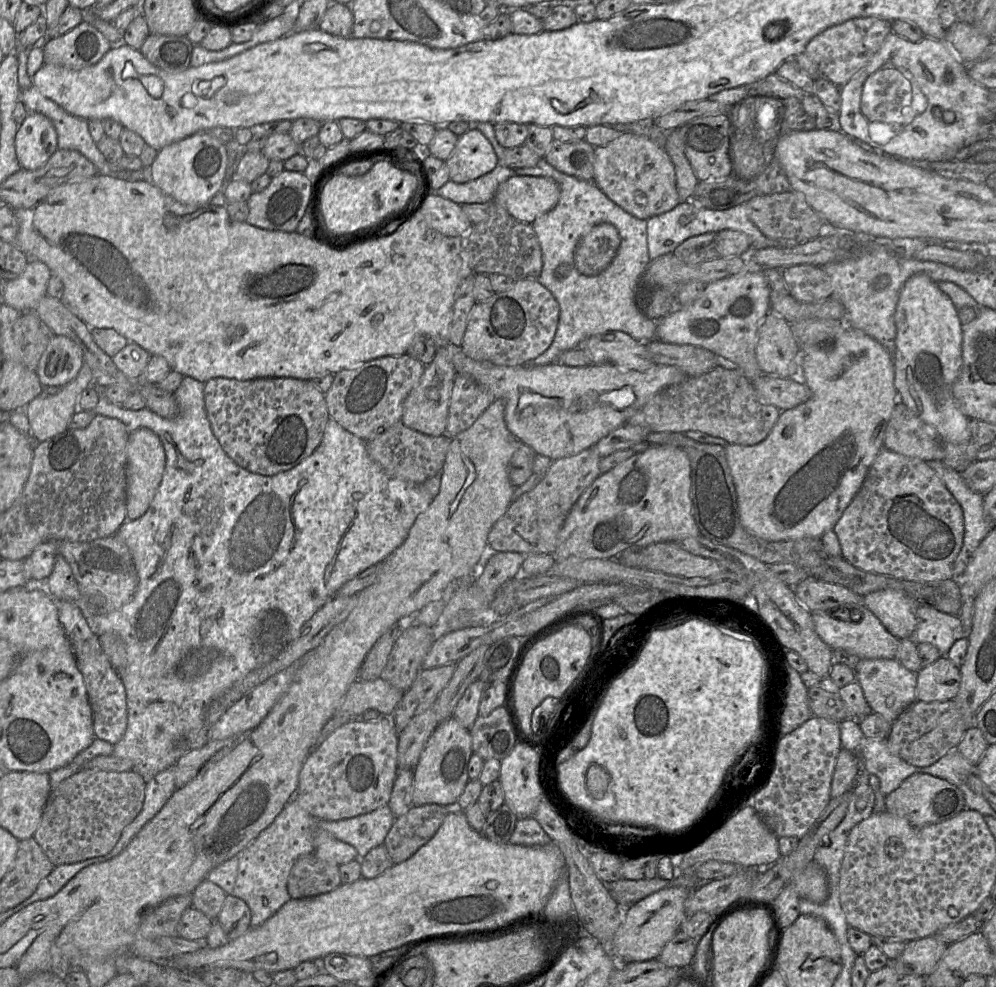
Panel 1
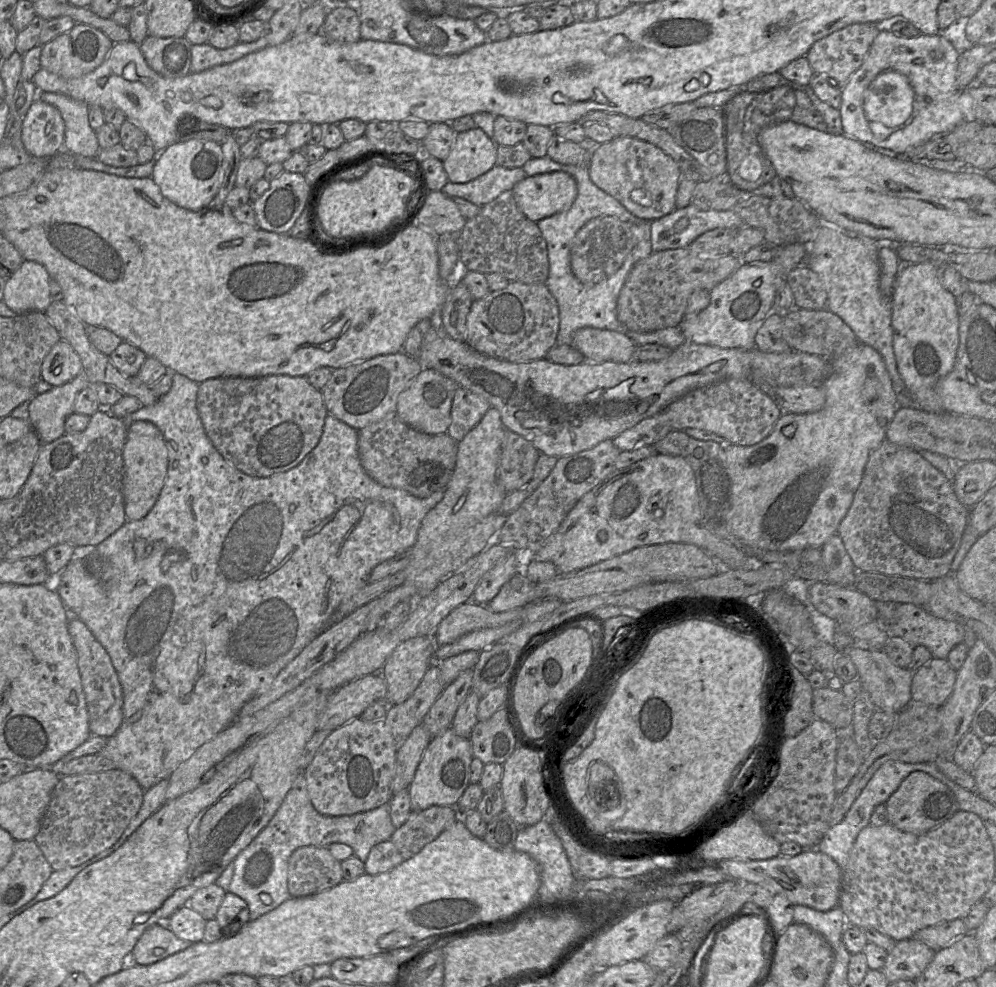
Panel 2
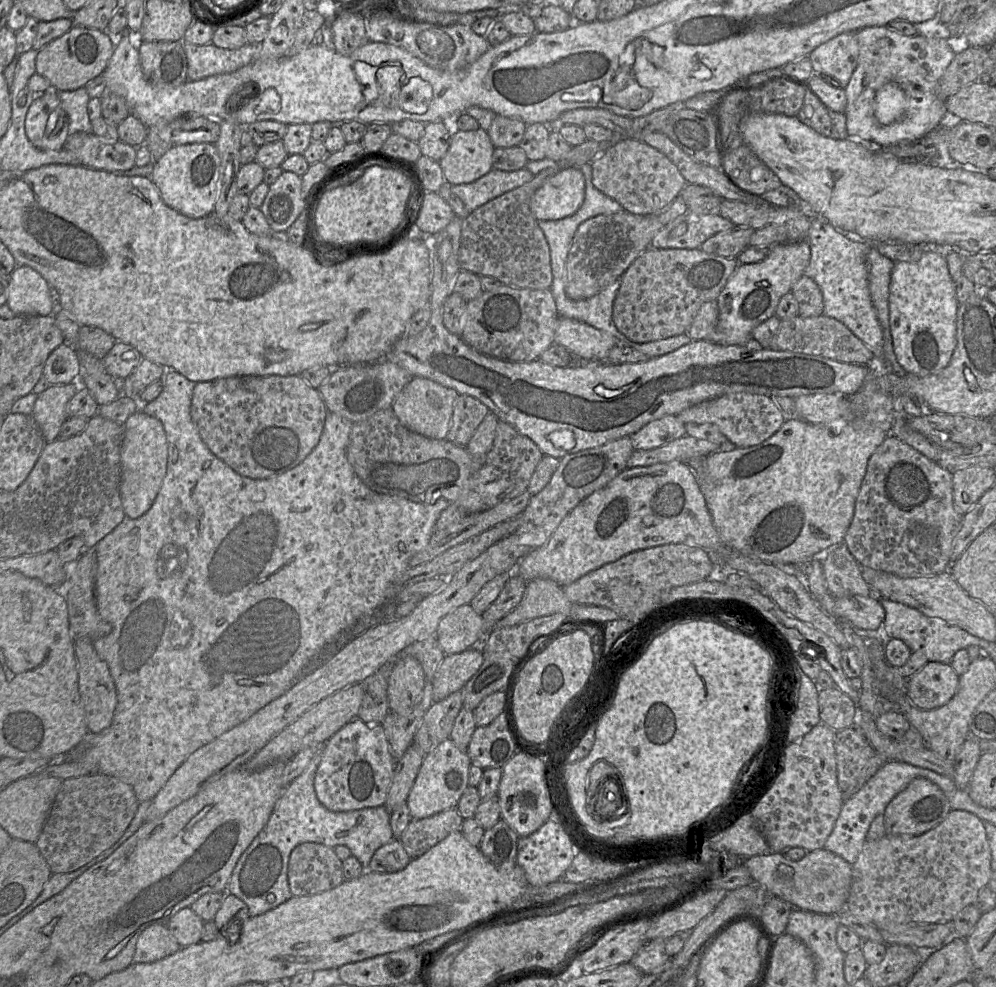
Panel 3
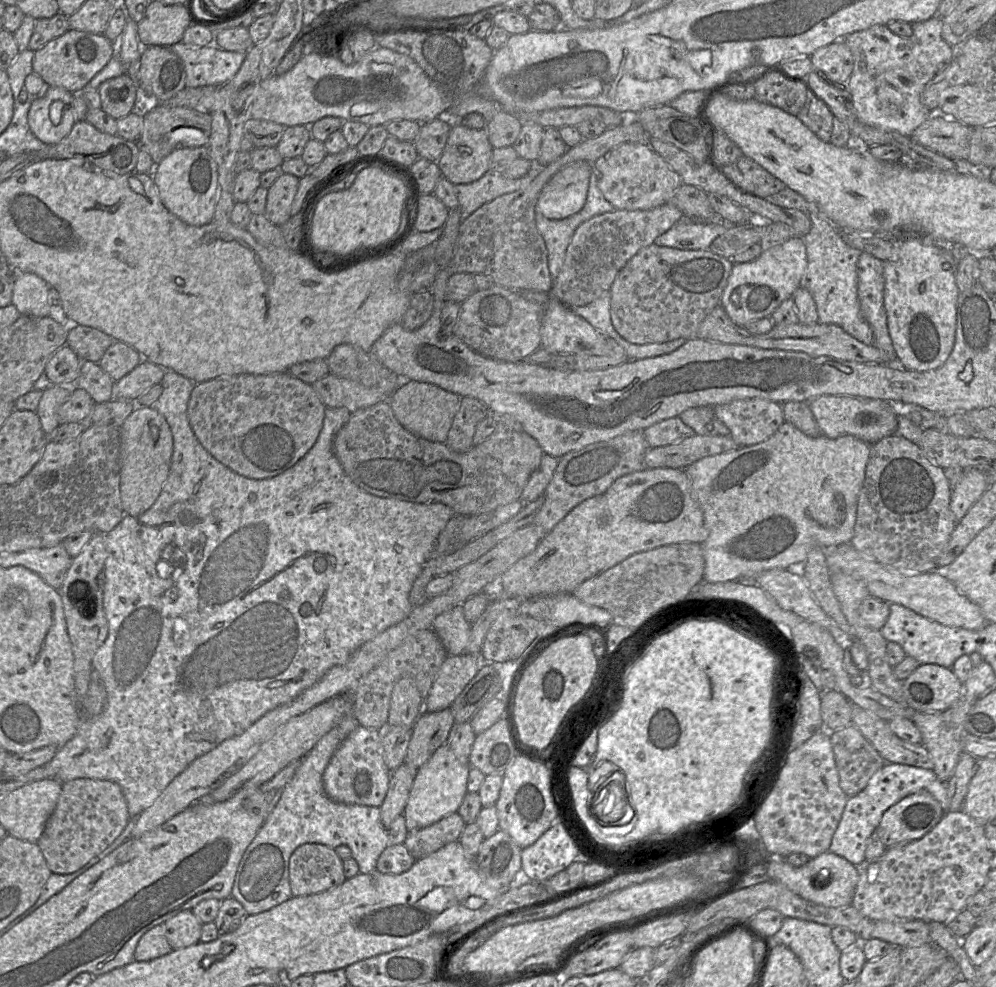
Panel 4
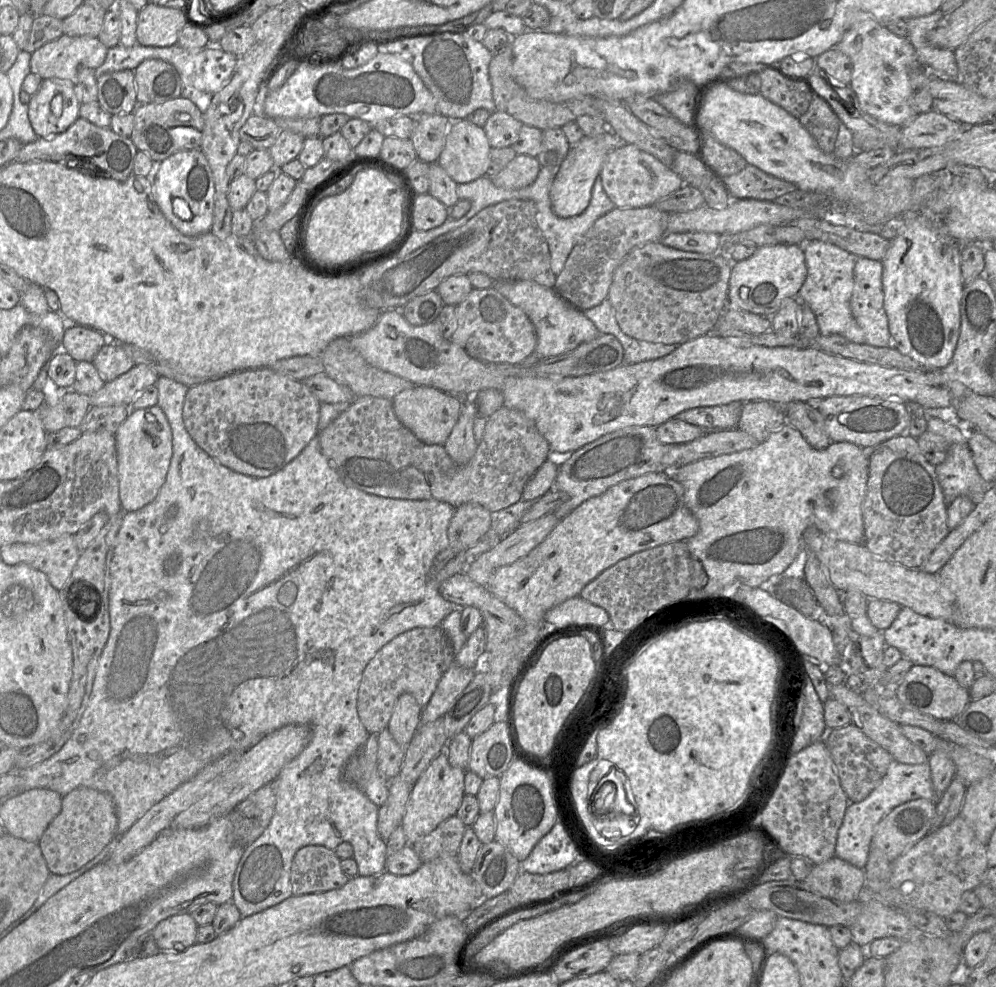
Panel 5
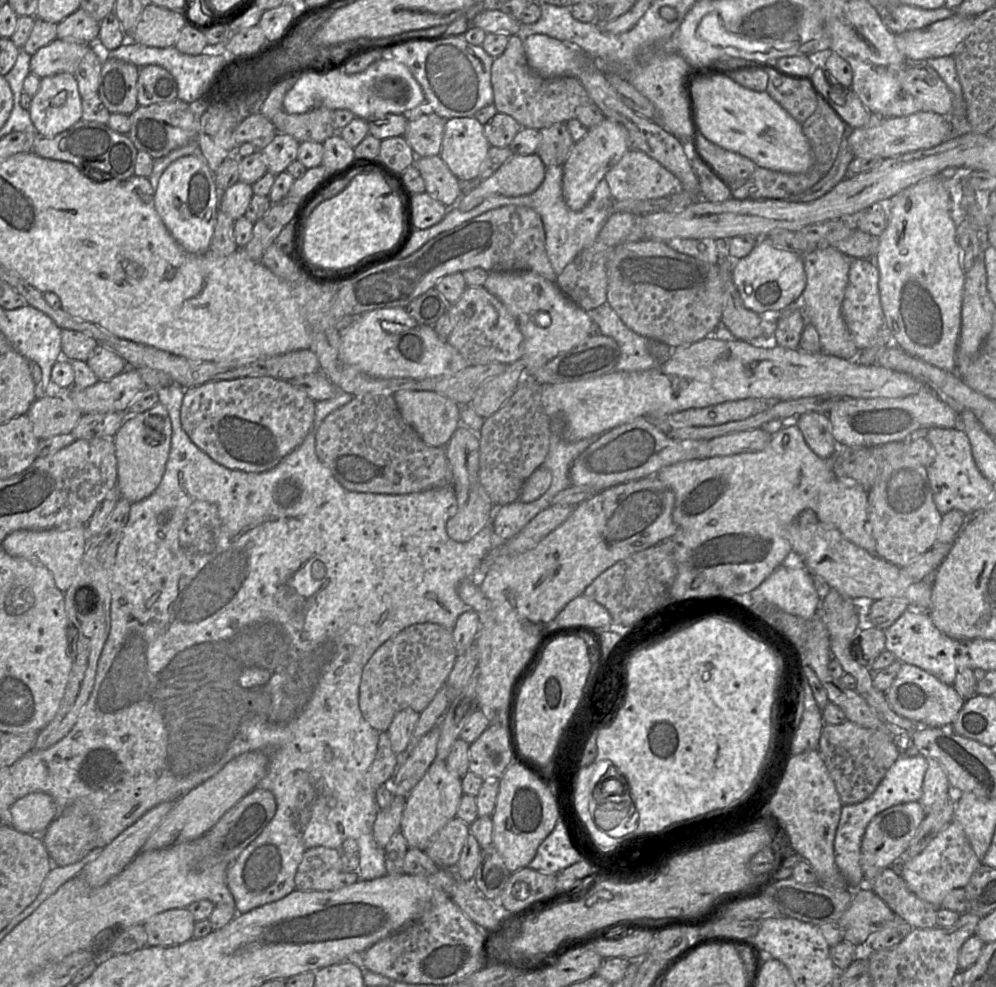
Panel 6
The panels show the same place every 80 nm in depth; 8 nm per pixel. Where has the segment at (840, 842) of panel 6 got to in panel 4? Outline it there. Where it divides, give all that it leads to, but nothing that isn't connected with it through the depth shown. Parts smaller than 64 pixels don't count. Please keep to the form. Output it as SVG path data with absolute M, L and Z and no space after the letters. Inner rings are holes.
M886 762L860 793L848 798L829 852L845 858L854 866L861 865L865 860L868 840L877 830L883 814L903 798L921 790L928 791L941 803L945 812L949 811L947 782L941 781L933 770Z

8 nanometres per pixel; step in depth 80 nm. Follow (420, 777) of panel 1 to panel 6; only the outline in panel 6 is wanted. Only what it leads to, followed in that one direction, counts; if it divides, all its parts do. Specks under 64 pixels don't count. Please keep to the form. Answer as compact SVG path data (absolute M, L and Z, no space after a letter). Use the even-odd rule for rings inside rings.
M435 759L406 797L400 831L408 846L424 851L431 838L456 817L463 794L461 777L454 775L448 769L446 761Z

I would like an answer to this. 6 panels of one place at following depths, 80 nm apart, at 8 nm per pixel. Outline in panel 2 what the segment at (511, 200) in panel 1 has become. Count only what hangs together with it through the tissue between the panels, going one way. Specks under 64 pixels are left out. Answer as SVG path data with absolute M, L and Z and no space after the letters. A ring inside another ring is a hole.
M562 171L527 176L511 191L518 209L535 223L567 211L578 193L575 179Z

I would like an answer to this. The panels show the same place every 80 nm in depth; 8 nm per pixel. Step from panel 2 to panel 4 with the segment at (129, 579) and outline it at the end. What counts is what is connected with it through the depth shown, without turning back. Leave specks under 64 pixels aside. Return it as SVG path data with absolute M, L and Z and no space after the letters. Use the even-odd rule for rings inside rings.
M164 370L164 375L160 384L162 386L162 393L153 403L152 408L157 410L165 418L172 434L173 452L167 480L165 481L158 498L148 510L139 516L125 515L110 532L105 534L107 557L103 568L103 607L109 624L109 632L104 643L96 651L93 657L92 667L93 672L96 672L99 675L105 686L107 692L107 706L100 716L91 719L82 719L74 737L60 747L53 759L44 765L44 767L48 769L48 776L52 779L57 779L61 783L79 778L108 780L117 783L122 789L125 797L130 819L137 818L144 810L146 810L165 790L169 783L195 759L211 751L223 741L241 735L268 711L294 700L303 691L315 684L330 668L346 663L351 655L362 644L406 618L414 608L409 601L409 593L412 589L413 583L421 573L426 562L433 555L435 543L439 534L444 529L447 522L455 515L454 511L449 506L441 502L416 503L395 498L379 497L362 490L354 484L343 471L332 449L333 439L336 433L349 420L351 414L344 407L325 408L323 425L316 442L311 449L292 467L270 478L251 479L235 473L216 460L202 446L194 434L189 423L187 409L189 398L195 383L172 370Z

